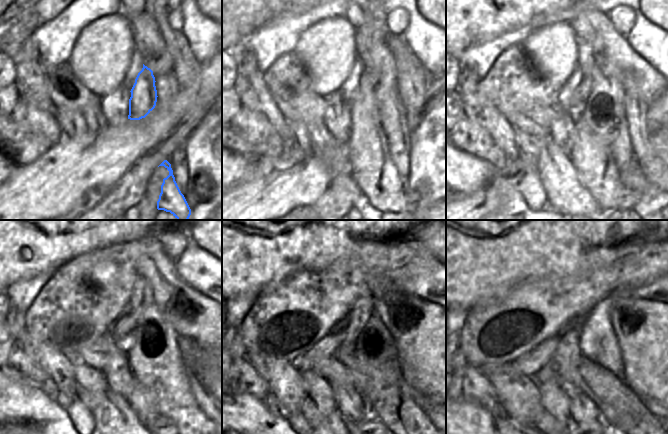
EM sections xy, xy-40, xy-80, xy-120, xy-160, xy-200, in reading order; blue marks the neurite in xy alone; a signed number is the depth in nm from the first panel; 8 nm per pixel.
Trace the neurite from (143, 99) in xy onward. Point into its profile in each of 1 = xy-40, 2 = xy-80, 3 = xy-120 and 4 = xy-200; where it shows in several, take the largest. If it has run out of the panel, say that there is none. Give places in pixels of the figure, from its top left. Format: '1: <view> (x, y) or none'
1: xy-40 (373, 170)
2: xy-80 (594, 161)
3: xy-120 (144, 394)
4: xy-200 (591, 356)

